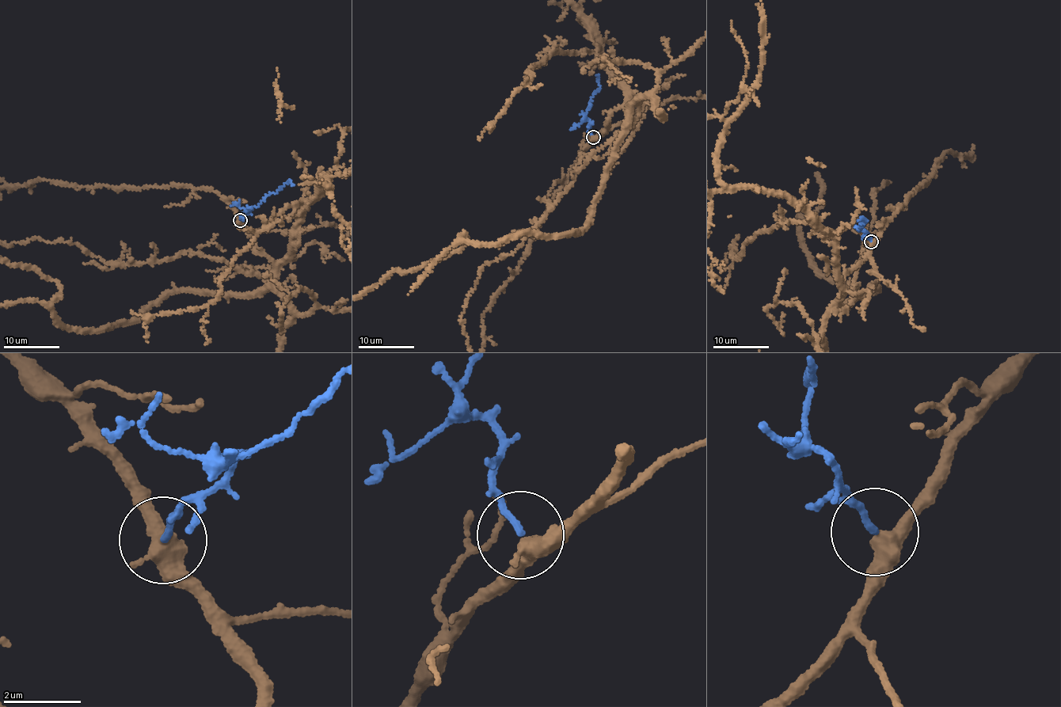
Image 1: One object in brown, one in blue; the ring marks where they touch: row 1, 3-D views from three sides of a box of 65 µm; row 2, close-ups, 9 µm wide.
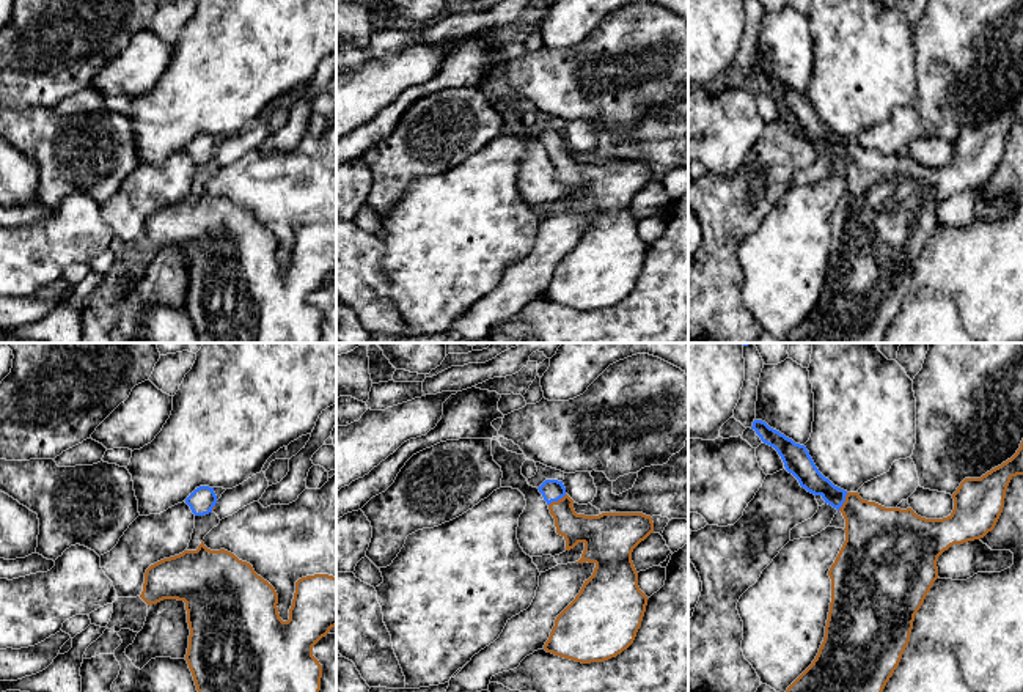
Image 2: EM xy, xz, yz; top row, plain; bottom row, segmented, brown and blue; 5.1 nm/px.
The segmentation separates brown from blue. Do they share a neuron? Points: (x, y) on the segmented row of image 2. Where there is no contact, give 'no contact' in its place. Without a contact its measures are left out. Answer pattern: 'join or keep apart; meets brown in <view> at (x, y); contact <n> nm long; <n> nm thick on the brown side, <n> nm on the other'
join; meets brown in yz at (844, 502); contact 110 nm long; 320 nm thick on the brown side, 120 nm on the other

